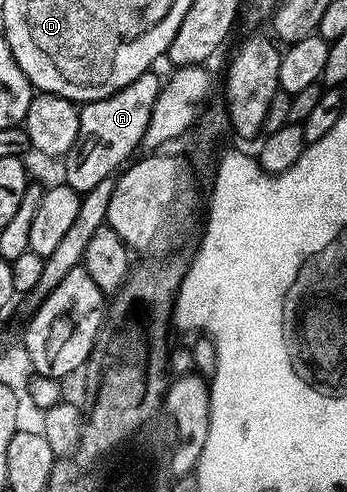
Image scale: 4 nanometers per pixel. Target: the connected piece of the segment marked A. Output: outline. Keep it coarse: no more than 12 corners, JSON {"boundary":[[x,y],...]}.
{"boundary":[[163,82],[80,107],[64,185],[83,195],[138,153]]}

